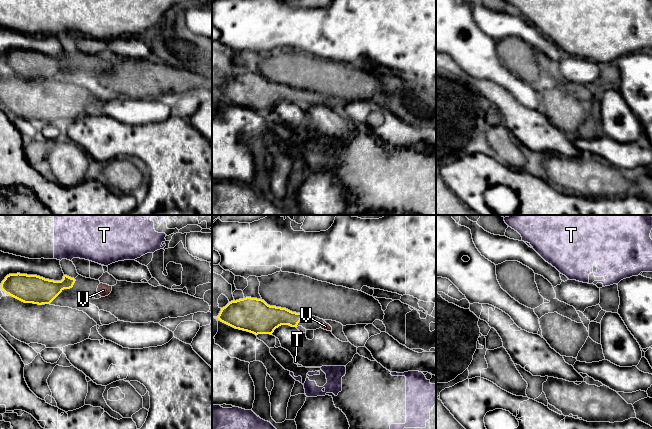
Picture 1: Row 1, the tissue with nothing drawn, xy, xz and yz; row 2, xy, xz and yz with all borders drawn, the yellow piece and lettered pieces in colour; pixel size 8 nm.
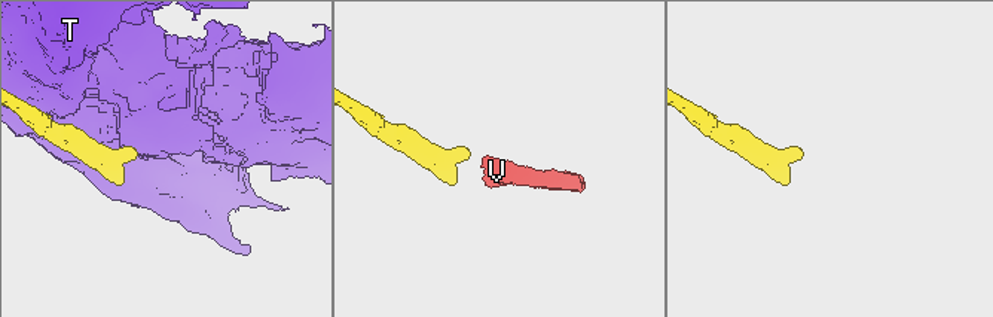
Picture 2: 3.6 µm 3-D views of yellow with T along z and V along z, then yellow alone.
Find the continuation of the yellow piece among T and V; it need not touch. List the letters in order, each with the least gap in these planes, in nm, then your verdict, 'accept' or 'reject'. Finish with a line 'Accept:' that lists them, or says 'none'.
T: 120 nm | reject
V: 170 nm | accept
Accept: V

